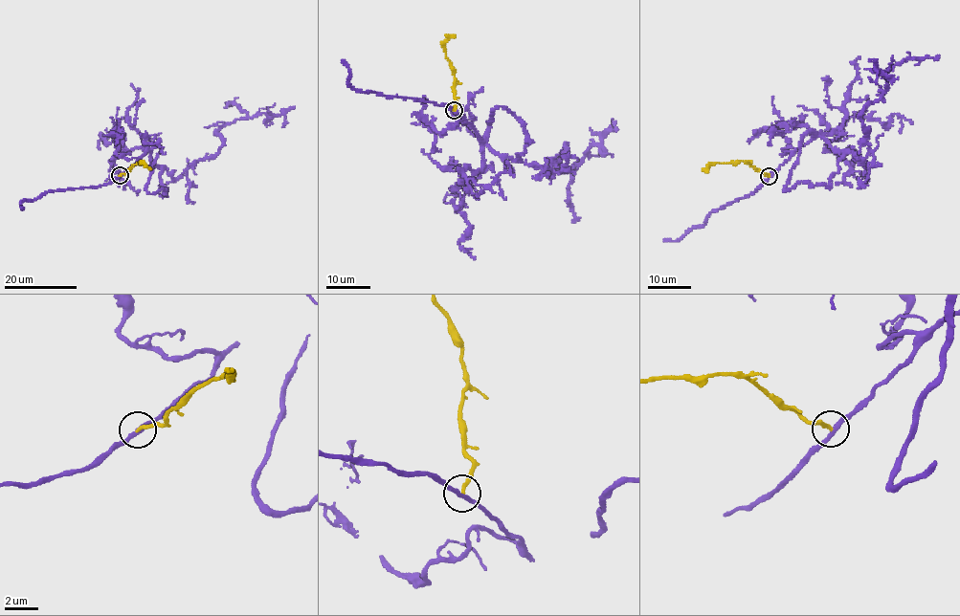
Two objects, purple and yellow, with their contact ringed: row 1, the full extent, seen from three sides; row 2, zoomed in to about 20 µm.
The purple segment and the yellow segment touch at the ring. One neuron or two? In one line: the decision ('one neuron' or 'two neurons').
two neurons

